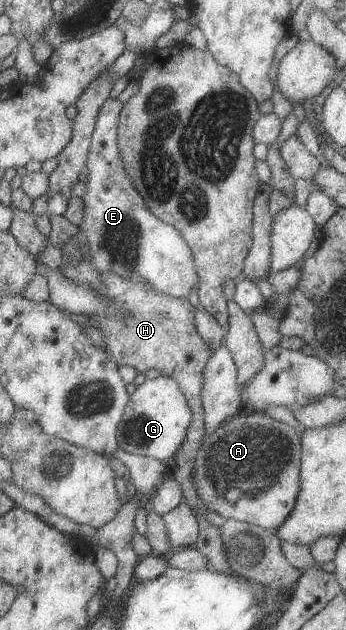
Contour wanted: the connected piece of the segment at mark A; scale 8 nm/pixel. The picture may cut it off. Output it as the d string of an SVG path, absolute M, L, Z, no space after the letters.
M263 412L241 413L204 437L194 457L194 486L208 511L275 530L299 493L300 455L300 435L293 427L269 419Z

